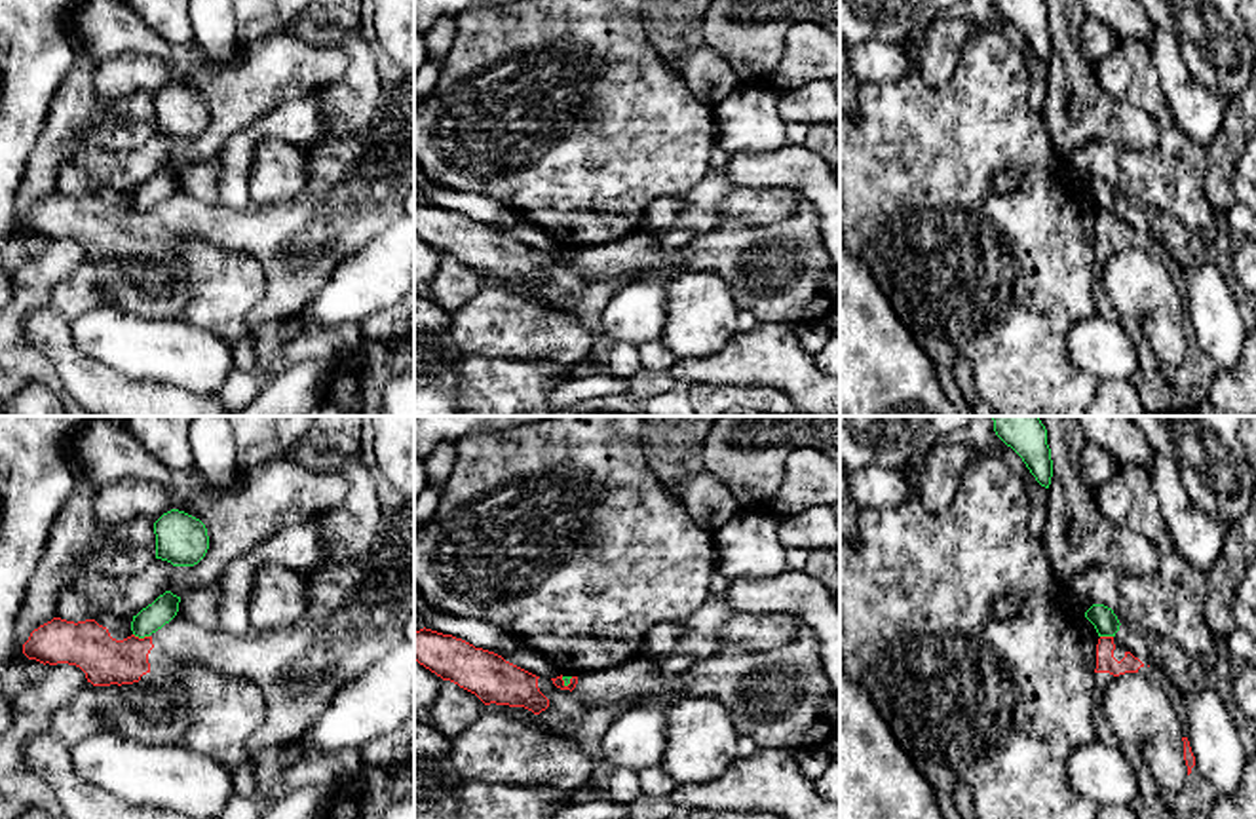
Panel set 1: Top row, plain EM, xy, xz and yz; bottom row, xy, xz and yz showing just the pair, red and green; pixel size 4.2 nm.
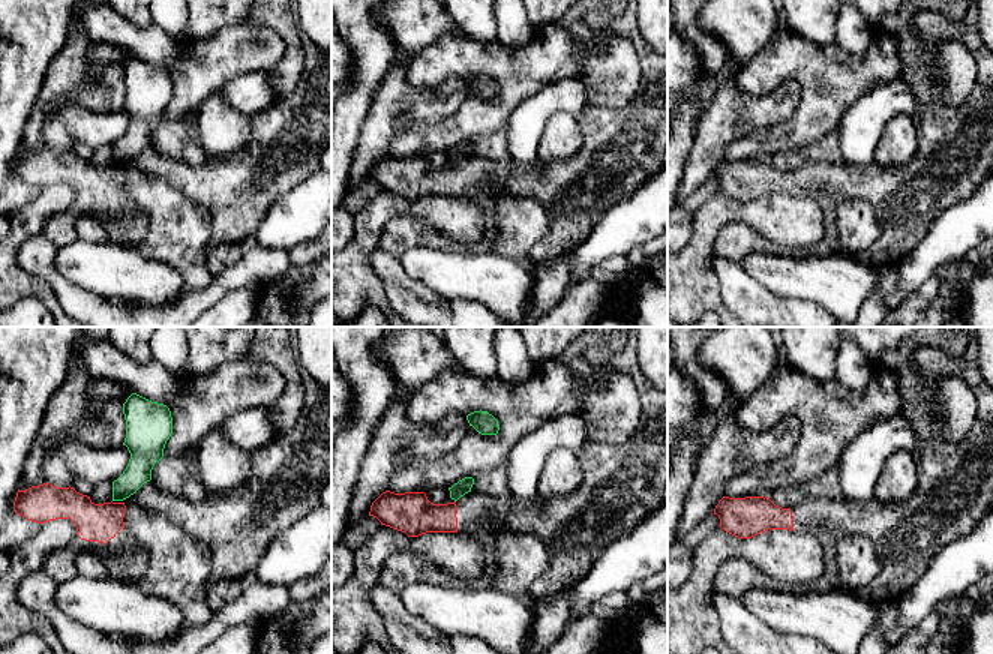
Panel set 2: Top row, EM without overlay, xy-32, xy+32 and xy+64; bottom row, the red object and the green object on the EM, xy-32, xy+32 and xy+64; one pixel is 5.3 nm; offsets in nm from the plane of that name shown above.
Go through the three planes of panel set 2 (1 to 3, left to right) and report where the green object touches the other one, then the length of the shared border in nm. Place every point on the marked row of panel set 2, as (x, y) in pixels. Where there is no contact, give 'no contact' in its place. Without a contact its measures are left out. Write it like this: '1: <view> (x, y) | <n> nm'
1: no contact
2: no contact
3: no contact

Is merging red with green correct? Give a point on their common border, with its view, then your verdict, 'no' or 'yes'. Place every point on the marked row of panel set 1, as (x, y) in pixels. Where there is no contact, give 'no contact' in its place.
meets red in xy at (141, 639); no

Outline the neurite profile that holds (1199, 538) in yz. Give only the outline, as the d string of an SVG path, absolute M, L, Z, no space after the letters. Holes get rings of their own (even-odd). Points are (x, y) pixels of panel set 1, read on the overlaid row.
M1153 454L1148 477L1172 543L1197 570L1208 574L1231 528L1189 500L1172 460Z

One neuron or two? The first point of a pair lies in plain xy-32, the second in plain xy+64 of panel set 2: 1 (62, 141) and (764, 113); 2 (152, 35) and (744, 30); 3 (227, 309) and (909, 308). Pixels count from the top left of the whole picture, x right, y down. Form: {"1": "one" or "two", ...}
{"1": "two", "2": "one", "3": "one"}

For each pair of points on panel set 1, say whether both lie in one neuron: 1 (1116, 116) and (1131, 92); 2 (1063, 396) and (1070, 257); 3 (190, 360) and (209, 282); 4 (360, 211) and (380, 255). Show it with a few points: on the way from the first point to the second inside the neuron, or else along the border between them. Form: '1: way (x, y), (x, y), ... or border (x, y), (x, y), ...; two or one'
1: border (1093, 73), (1104, 92), (1141, 109), (1160, 132); two
2: way (1053, 361), (1053, 291); one
3: border (181, 320), (209, 329), (234, 354); two
4: border (394, 219), (339, 265); two

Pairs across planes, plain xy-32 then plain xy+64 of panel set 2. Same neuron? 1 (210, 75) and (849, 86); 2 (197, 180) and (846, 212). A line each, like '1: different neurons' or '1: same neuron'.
1: same neuron
2: different neurons

